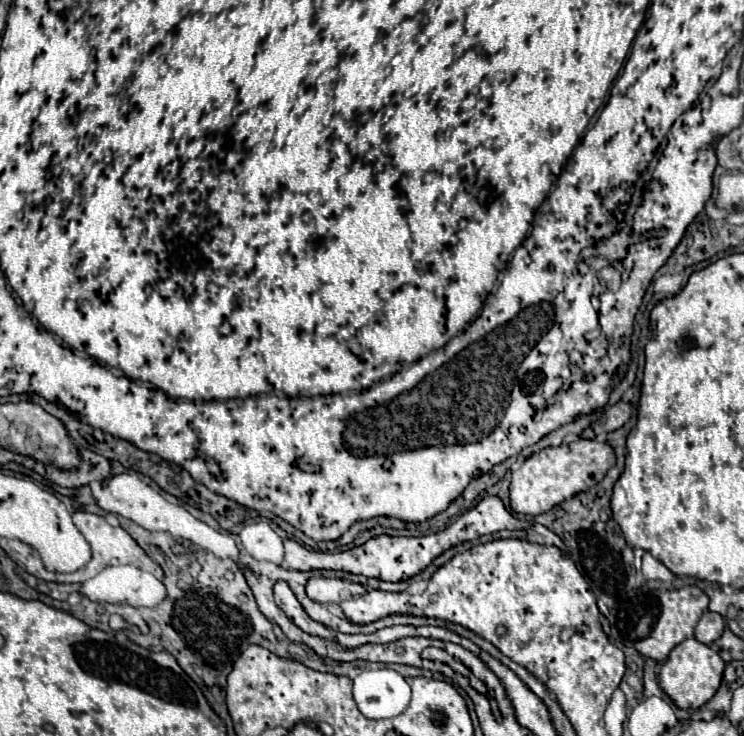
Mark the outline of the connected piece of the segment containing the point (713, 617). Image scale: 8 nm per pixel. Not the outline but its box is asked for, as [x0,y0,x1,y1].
[694,612,724,644]

